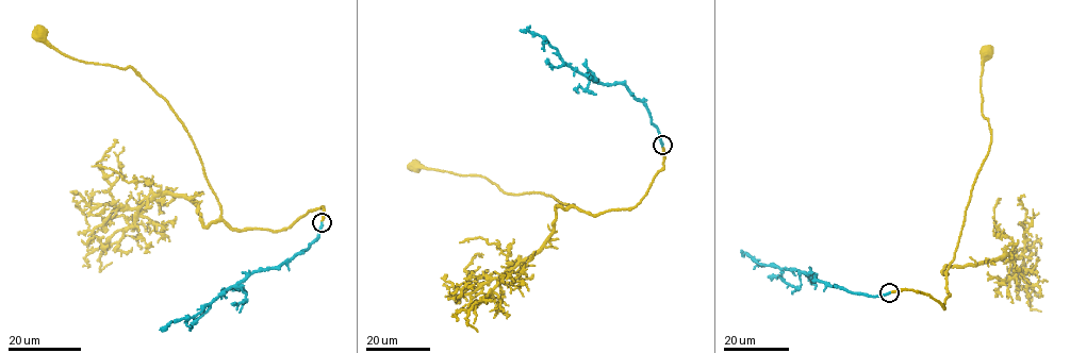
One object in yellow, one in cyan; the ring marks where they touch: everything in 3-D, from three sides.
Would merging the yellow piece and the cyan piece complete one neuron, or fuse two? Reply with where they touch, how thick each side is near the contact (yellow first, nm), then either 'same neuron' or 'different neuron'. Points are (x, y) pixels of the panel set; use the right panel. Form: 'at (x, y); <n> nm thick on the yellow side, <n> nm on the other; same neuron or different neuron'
at (889, 292); 240 nm thick on the yellow side, 260 nm on the other; same neuron

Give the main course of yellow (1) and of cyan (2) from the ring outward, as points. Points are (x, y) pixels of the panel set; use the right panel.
1: (889, 292), (916, 290), (943, 307), (949, 296), (947, 272), (991, 141), (981, 80), (987, 52)
2: (889, 292), (868, 297), (850, 292), (817, 281), (813, 272), (762, 265), (745, 252), (741, 253)

